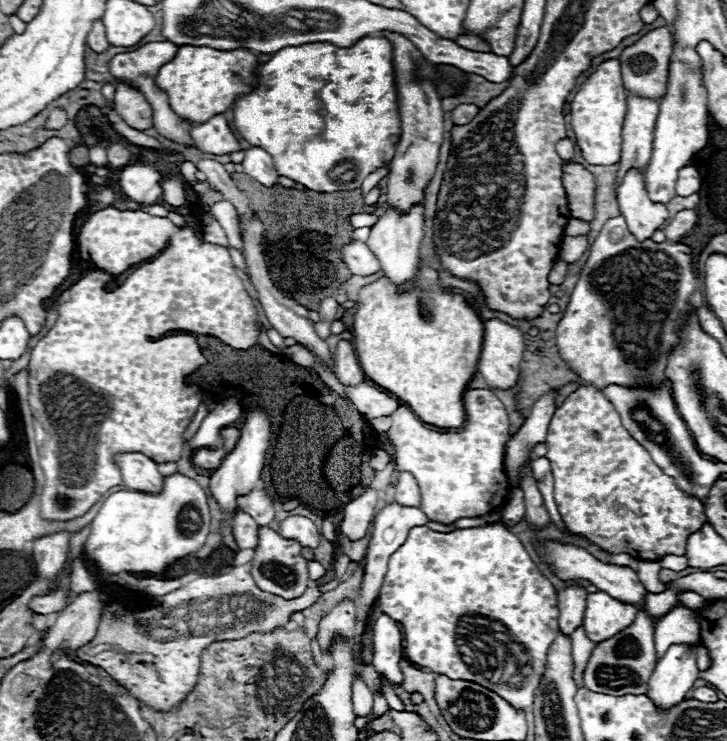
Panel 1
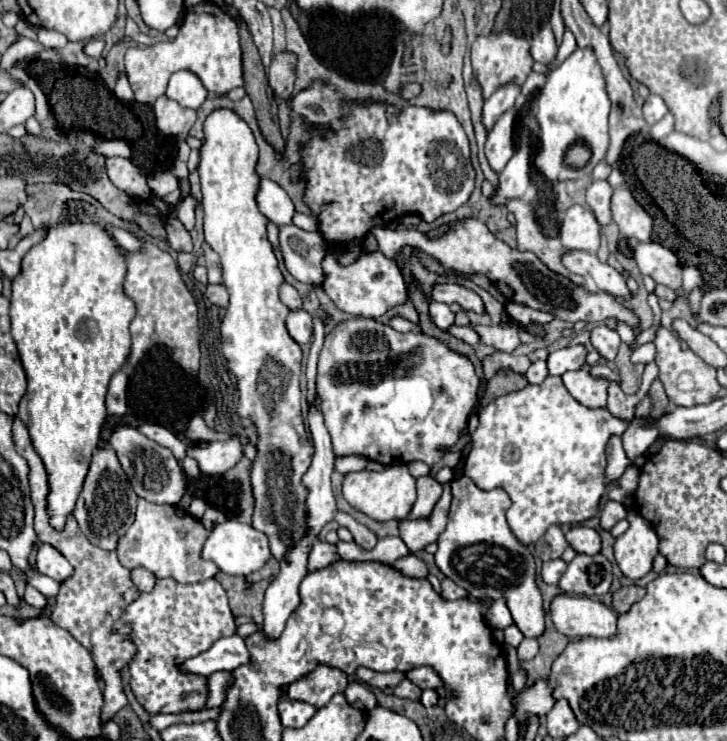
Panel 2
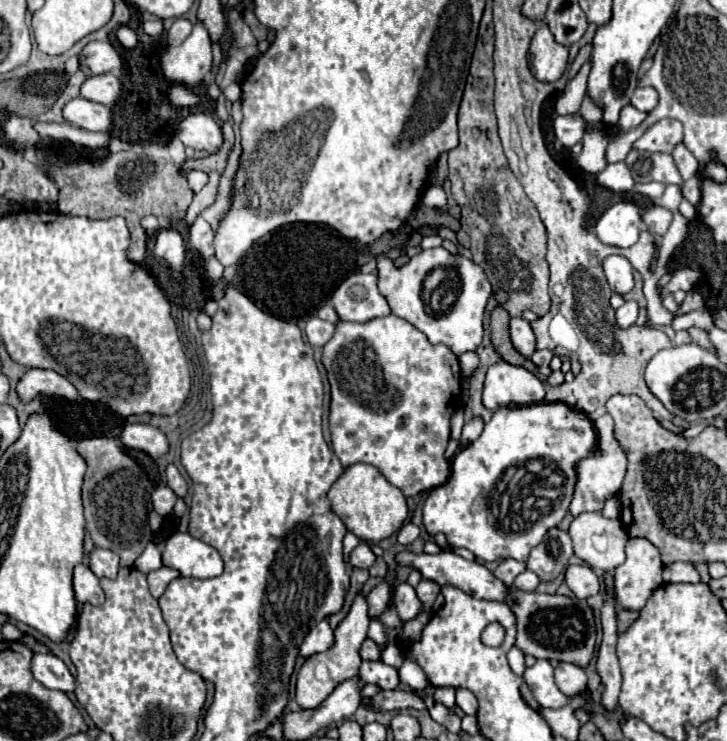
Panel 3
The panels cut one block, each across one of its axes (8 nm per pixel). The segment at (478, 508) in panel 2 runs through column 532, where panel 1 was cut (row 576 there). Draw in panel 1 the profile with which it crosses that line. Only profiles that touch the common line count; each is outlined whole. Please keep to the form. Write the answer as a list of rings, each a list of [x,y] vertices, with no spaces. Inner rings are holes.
[[[542,542],[542,544],[538,544],[536,550],[538,550],[538,554],[542,554],[544,562],[548,562],[552,566],[552,570],[556,572],[556,576],[562,578],[562,580],[566,580],[568,584],[578,582],[578,580],[584,578],[590,584],[594,584],[598,590],[608,592],[612,598],[616,598],[620,602],[634,604],[638,610],[644,610],[646,608],[646,594],[648,592],[646,592],[646,588],[642,586],[638,574],[632,568],[600,562],[592,554],[588,554],[586,550],[576,548],[576,546],[562,546],[562,544],[554,544],[554,542]]]

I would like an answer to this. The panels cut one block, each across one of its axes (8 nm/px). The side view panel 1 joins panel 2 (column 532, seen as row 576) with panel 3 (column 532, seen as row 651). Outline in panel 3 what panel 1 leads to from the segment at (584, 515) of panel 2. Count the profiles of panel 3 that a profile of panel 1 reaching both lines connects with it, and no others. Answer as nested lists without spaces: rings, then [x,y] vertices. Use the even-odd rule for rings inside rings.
[[[540,402],[540,404],[530,404],[530,406],[516,406],[516,408],[500,408],[492,414],[490,422],[486,422],[484,432],[480,434],[478,440],[470,442],[466,448],[462,448],[450,464],[450,478],[442,484],[436,486],[434,490],[430,490],[426,502],[424,502],[424,526],[426,530],[434,536],[438,532],[446,534],[448,544],[452,546],[460,546],[460,548],[468,548],[470,552],[474,552],[478,556],[478,560],[484,562],[494,562],[494,560],[506,560],[506,558],[514,558],[520,562],[526,562],[530,550],[534,546],[540,544],[540,540],[544,538],[544,534],[550,528],[556,528],[564,514],[568,512],[568,506],[572,502],[572,494],[574,494],[574,486],[576,486],[576,462],[588,458],[588,454],[594,454],[598,444],[598,436],[594,432],[594,426],[590,422],[590,418],[586,414],[580,414],[580,410],[572,410],[570,406],[562,404],[562,402]]]

